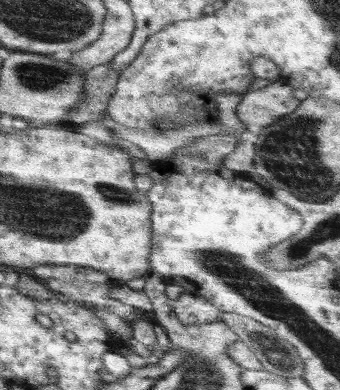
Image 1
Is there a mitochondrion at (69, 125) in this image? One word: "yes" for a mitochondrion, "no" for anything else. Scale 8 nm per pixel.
no

